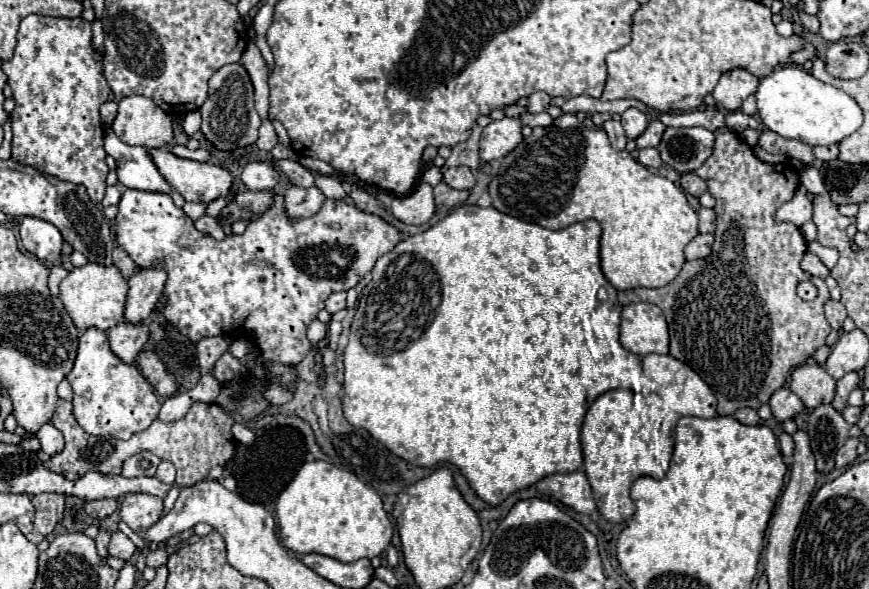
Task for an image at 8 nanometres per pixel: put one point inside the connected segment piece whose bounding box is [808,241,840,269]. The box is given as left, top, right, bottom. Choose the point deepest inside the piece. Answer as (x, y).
(828, 255)

